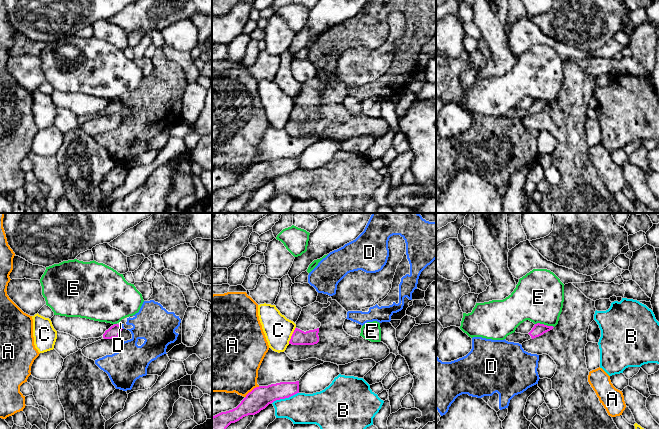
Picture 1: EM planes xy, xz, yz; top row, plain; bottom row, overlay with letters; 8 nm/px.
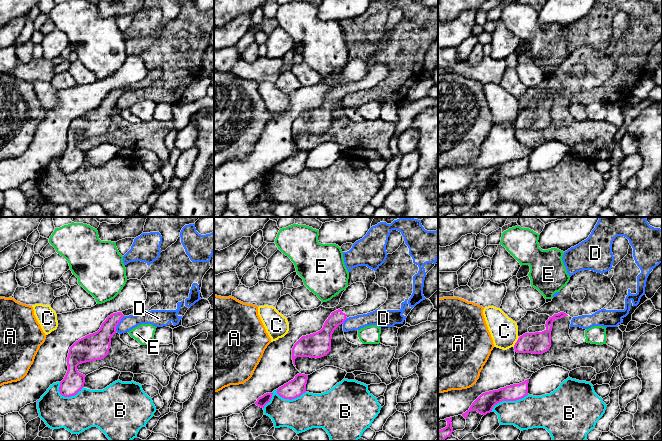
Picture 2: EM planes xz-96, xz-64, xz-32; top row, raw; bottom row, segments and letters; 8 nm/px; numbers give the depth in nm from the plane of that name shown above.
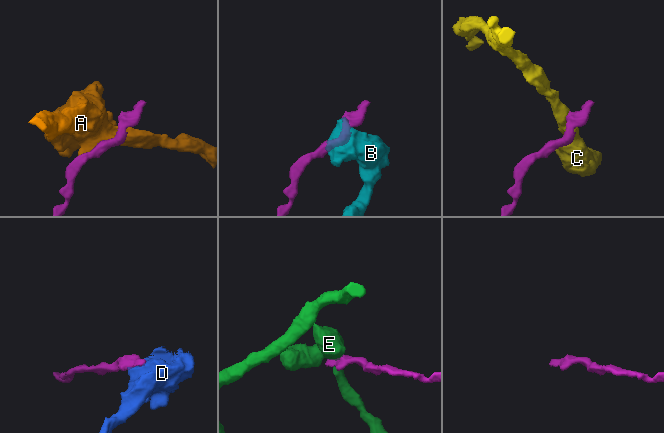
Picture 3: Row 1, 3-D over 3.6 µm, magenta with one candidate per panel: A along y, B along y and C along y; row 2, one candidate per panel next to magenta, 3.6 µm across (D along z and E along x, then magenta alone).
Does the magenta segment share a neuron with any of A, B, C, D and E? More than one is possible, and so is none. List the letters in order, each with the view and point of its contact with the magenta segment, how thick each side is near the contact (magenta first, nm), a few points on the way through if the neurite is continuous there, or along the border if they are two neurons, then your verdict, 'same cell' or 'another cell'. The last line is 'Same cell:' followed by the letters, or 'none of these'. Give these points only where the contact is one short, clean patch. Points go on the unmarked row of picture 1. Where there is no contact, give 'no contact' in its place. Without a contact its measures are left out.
A: xz (252, 166) | 180/420 nm | another cell
B: xz (285, 173) | 180/240 nm | another cell
C: xz (292, 111) | 120/220 nm | along xz (295, 103), (288, 119) | another cell
D: xy (120, 102) | 100/20 nm | along xy (119, 100), (123, 104) | another cell
E: yz (543, 100) | 100/400 nm | along yz (535, 99), (543, 99), (553, 103) | another cell
Same cell: none of these

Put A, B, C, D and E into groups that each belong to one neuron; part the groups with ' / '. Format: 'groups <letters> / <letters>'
groups A / B / C / D / E

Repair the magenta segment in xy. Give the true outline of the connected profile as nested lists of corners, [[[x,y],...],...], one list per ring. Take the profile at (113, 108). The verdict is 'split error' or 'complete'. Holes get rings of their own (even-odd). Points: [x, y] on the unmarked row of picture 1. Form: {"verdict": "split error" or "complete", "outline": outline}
{"verdict": "split error", "outline": [[[114,100],[105,109],[99,114],[88,114],[88,115],[80,115],[77,117],[78,125],[83,125],[89,120],[92,120],[101,115],[112,115],[112,114],[120,114],[123,118],[132,115],[132,110],[129,106],[123,105],[120,101]]]}

